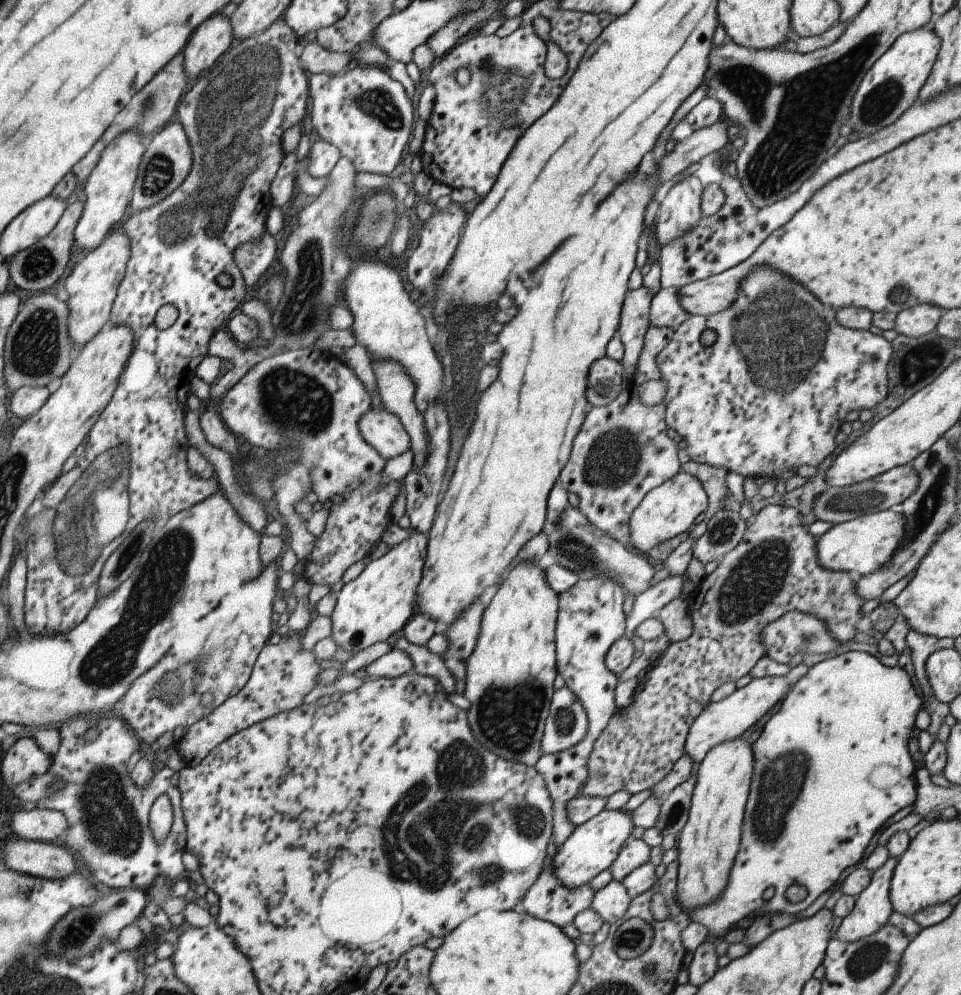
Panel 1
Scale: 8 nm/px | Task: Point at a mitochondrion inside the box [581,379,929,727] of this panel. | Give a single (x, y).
(752, 584)

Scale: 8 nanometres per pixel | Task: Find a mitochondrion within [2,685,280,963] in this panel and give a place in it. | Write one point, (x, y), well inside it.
(111, 827)

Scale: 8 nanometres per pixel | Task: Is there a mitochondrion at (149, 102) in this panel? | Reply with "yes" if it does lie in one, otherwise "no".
yes

